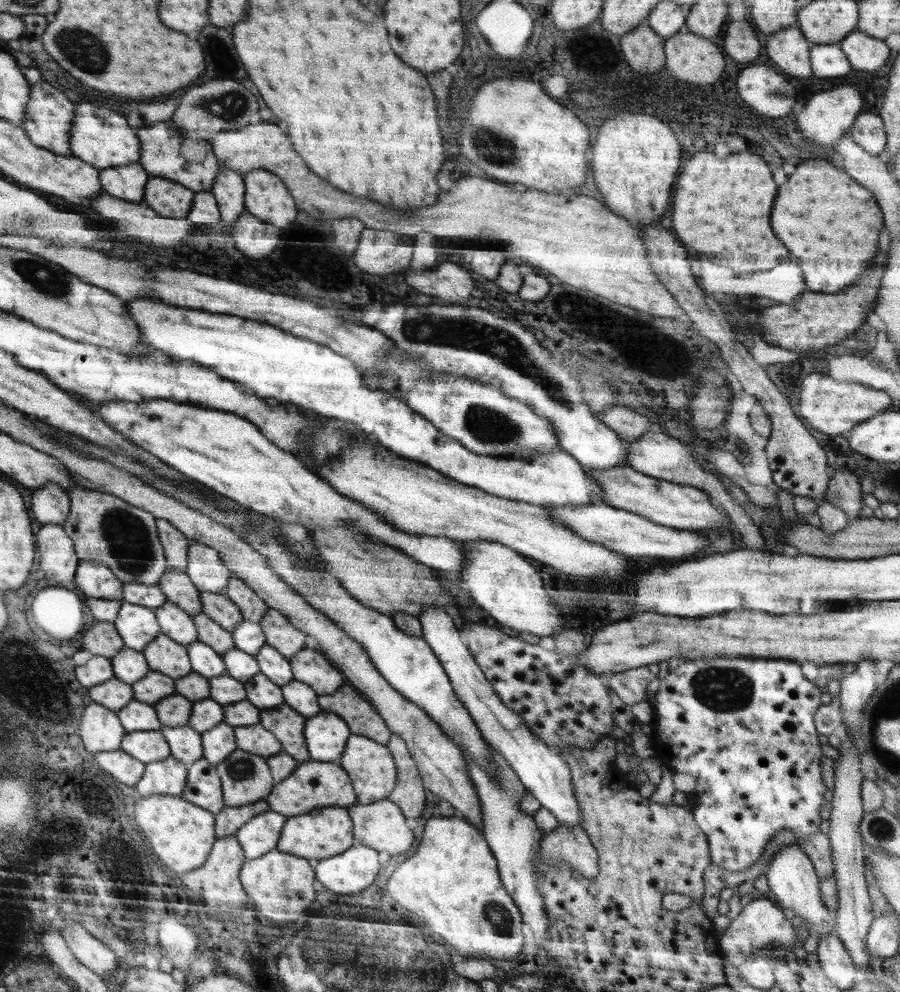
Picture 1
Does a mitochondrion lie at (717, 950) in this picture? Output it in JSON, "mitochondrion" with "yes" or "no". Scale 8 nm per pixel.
{"mitochondrion":"no"}

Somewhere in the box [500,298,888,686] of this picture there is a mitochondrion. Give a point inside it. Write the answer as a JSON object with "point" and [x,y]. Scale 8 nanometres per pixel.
{"point":[718,388]}

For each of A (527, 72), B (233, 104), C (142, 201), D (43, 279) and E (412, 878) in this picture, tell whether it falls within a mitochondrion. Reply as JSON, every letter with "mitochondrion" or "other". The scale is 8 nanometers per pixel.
{"A":"other","B":"mitochondrion","C":"other","D":"mitochondrion","E":"other"}

